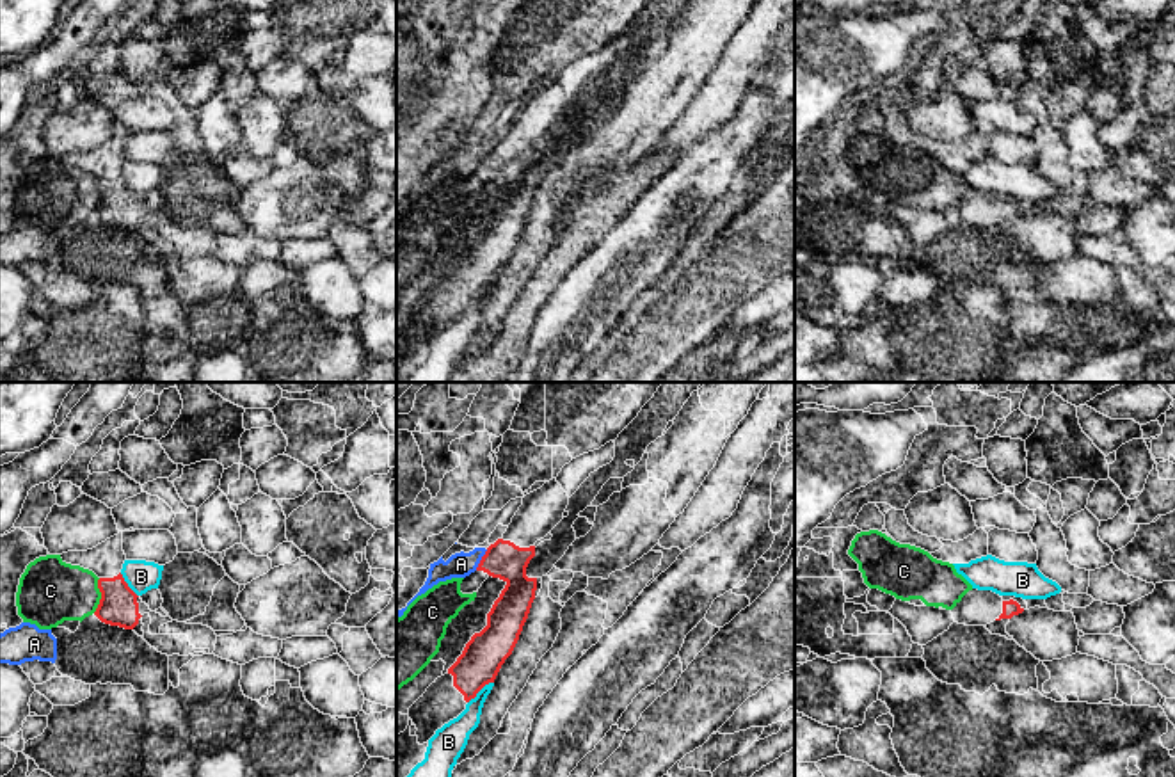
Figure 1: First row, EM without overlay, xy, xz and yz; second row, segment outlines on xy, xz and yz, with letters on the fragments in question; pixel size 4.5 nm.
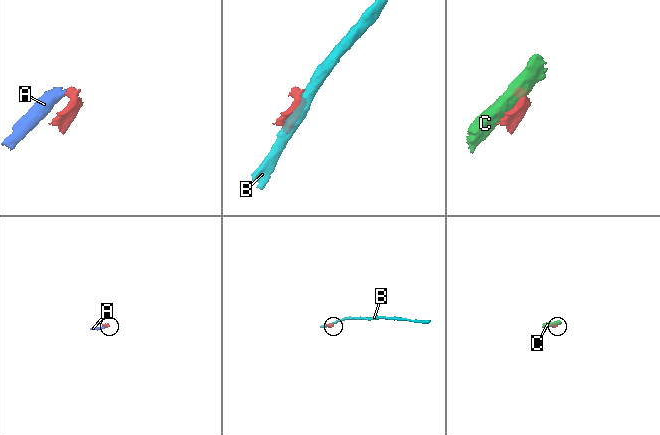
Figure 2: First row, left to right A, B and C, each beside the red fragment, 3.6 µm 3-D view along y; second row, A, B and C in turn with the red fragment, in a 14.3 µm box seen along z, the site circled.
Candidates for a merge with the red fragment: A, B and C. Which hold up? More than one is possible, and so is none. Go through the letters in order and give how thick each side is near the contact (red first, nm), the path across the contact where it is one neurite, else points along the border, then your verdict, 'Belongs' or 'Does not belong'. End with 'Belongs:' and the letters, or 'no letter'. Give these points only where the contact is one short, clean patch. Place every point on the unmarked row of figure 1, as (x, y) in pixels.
A: Thickness 170 nm (red) against 110 nm. Boundary: xz (487, 152), (475, 171). Does not belong
B: Thickness 190 nm (red) against 130 nm. Does not belong
C: Thickness 180 nm (red) against 300 nm. Does not belong
Belongs: no letter

